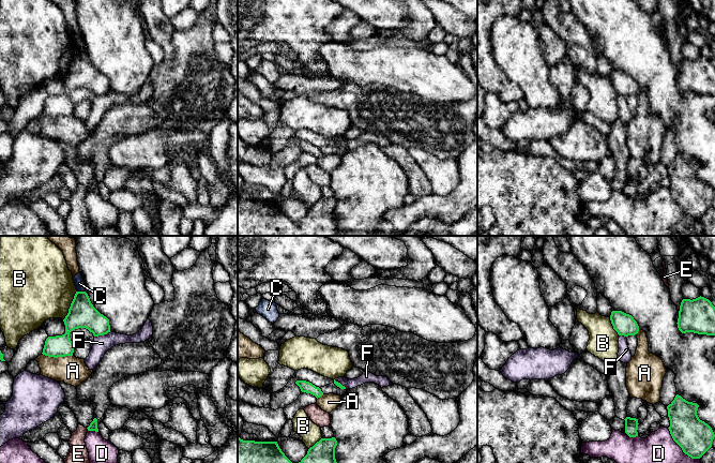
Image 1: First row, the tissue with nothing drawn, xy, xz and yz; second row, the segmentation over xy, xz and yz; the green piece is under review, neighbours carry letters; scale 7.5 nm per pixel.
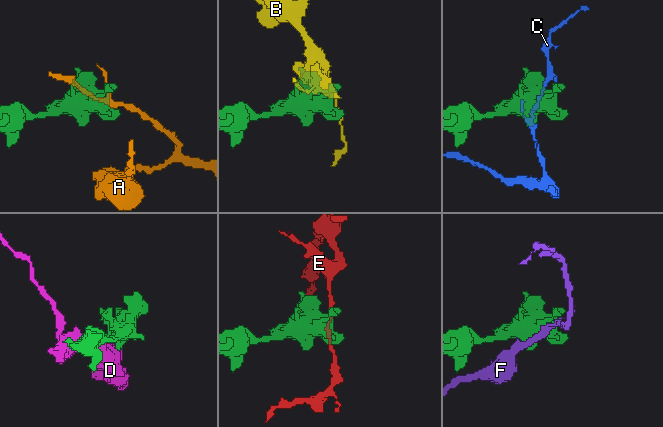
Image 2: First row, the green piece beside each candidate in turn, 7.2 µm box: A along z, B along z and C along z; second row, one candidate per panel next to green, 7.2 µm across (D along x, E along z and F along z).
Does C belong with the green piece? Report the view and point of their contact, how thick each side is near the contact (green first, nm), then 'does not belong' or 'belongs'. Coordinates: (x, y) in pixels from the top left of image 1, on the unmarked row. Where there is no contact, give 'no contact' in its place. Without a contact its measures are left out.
contact xy (80, 51); calibres 200 and 80 nm; does not belong

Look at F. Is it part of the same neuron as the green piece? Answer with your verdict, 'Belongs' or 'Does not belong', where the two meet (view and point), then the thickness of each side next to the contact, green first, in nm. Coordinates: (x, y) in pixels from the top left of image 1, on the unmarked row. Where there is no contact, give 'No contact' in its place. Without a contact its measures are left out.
Does not belong. Touches green at xy (102, 94). Thickness 200 nm (green) against 130 nm

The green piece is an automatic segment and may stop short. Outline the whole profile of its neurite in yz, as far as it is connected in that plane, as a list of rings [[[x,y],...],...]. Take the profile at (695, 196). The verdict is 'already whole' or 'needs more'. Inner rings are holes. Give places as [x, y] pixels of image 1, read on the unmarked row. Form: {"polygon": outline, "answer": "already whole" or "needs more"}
{"polygon": [[[676,154],[667,166],[673,200],[691,219],[700,219],[711,207],[715,194],[712,188],[700,180],[697,163],[688,162]]], "answer": "already whole"}

